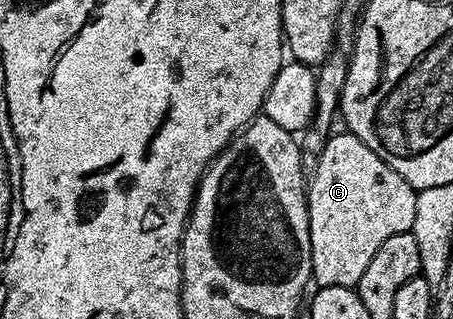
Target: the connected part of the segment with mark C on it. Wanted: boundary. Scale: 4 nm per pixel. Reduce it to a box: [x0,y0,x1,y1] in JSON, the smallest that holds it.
[308,132,417,287]

